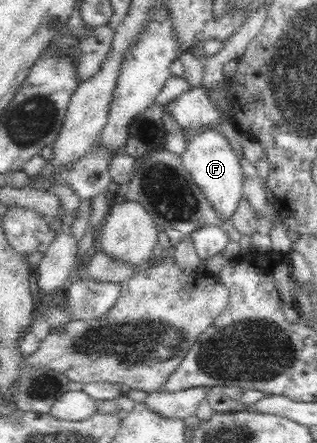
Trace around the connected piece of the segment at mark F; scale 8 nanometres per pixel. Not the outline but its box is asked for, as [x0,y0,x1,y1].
[181,129,246,228]

